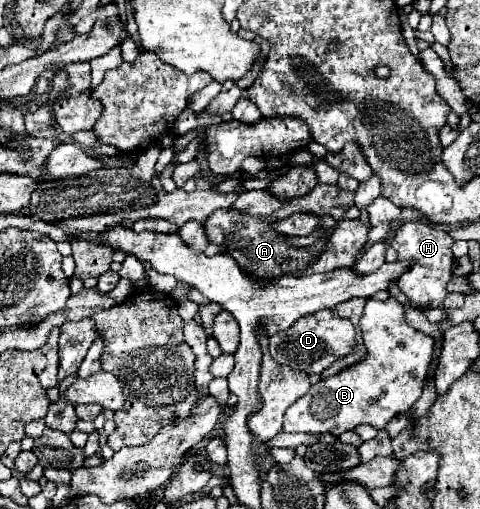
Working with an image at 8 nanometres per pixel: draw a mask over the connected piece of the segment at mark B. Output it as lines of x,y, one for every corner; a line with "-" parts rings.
368,299
364,313
360,317
360,329
364,337
364,345
368,349
368,357
350,369
344,369
308,389
306,395
302,395
292,407
288,407
284,415
284,431
286,433
334,433
340,435
344,431
352,431
356,425
368,423
376,429
384,429
390,419
396,415
406,413
416,399
420,397
420,385
428,378
429,365
433,356
435,340
428,335
422,335
414,327
410,327
404,321
404,307
396,299

